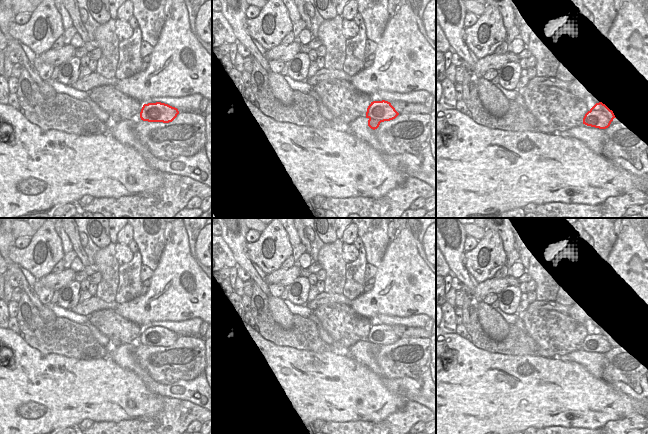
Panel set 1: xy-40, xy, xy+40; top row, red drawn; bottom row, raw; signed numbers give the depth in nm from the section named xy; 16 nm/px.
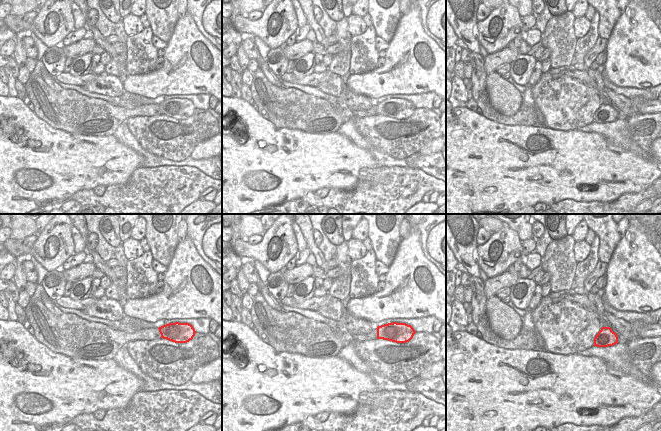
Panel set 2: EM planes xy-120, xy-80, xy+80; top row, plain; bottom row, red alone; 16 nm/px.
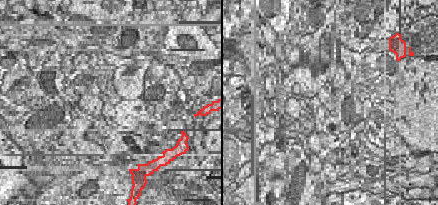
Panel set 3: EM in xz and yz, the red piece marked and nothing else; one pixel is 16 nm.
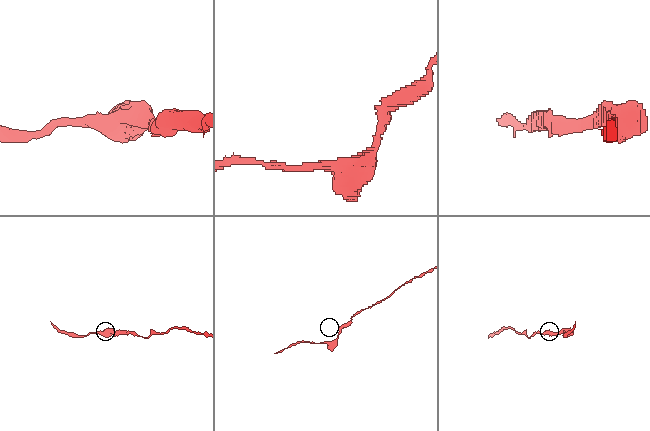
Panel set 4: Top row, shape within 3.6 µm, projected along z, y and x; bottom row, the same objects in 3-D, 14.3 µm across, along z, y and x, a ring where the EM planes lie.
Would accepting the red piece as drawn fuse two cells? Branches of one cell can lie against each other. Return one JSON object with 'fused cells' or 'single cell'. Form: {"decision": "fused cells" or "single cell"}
{"decision": "single cell"}

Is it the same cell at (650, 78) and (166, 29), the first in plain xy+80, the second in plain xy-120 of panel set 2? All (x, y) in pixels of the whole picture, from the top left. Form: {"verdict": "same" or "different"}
{"verdict": "different"}

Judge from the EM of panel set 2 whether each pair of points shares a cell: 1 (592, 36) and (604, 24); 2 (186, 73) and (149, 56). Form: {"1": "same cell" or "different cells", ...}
{"1": "different cells", "2": "different cells"}

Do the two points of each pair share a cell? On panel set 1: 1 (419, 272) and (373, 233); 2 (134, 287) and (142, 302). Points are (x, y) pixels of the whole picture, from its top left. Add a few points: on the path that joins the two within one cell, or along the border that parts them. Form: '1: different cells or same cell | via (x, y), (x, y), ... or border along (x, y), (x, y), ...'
1: different cells | border along (389, 242), (378, 267)
2: different cells | border along (140, 294), (119, 304)

